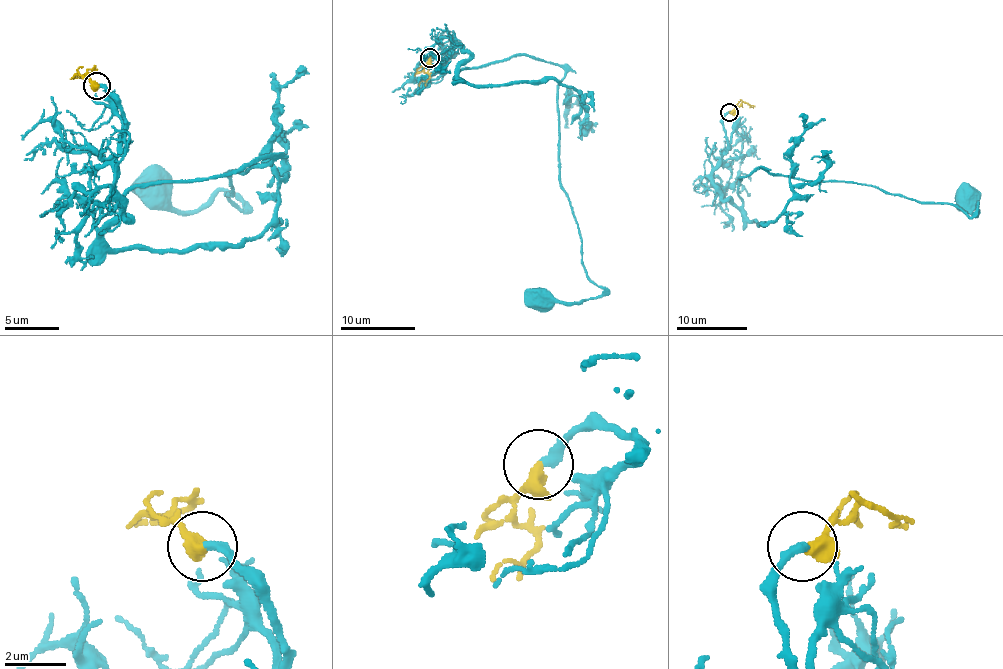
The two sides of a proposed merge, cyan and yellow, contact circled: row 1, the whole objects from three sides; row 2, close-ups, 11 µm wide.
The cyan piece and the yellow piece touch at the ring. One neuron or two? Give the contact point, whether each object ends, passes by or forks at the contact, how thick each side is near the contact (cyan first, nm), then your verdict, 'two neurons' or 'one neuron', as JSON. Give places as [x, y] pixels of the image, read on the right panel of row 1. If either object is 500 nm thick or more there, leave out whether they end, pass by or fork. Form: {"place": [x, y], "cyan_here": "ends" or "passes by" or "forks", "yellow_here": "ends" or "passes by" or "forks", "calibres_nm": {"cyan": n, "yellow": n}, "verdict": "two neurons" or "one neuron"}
{"place": [729, 112], "cyan_here": "passes by", "yellow_here": "ends", "calibres_nm": {"cyan": 200, "yellow": 480}, "verdict": "one neuron"}

